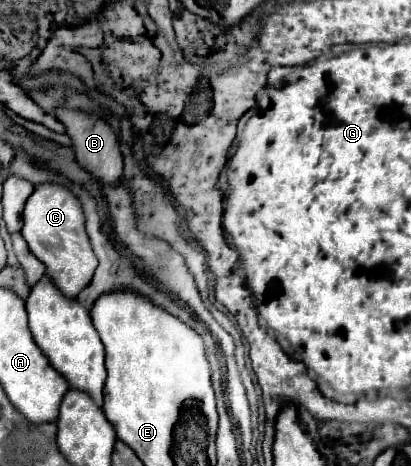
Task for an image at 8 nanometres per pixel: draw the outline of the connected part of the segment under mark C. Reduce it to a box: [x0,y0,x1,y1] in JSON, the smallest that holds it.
[22,183,96,297]

